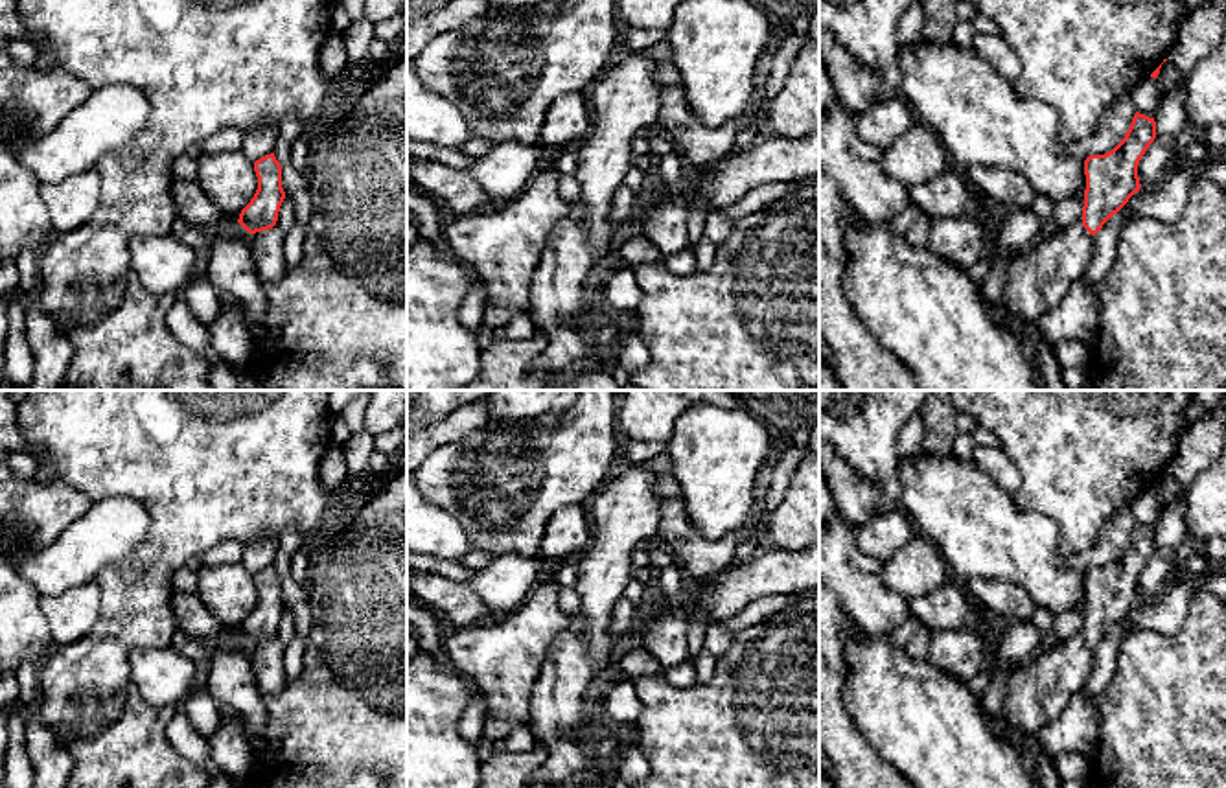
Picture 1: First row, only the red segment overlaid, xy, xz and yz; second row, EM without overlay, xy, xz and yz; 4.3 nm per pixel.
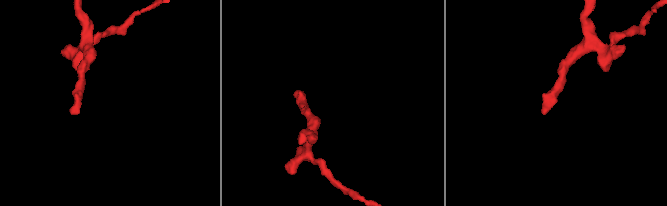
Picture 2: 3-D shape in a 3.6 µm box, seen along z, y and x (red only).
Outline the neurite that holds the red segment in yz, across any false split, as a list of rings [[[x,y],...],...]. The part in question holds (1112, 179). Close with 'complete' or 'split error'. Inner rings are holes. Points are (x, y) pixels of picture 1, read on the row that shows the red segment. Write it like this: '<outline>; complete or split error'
[[[1136,112],[1112,151],[1084,160],[1082,219],[1012,258],[1003,285],[1011,313],[1033,324],[1064,302],[1092,261],[1093,236],[1139,191],[1138,164],[1154,138],[1154,118]]]; split error

